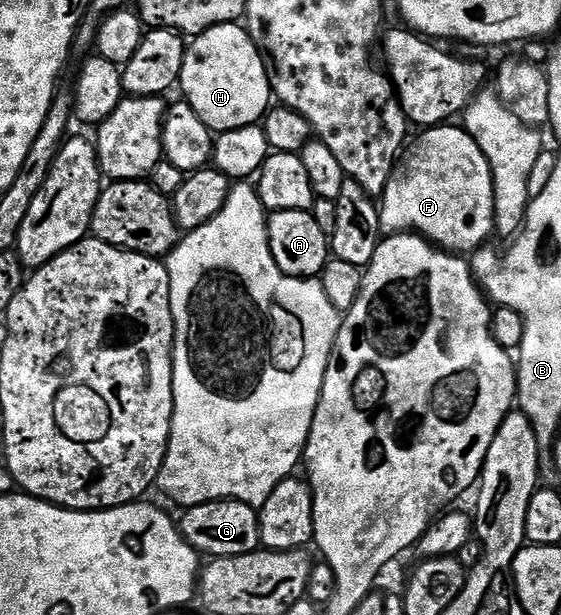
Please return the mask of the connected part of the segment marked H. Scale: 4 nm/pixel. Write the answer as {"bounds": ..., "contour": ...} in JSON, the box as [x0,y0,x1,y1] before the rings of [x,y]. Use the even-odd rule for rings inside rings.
{"bounds":[181,22,272,134],"contour":[[[238,22],[212,26],[189,41],[181,88],[185,103],[215,134],[258,124],[272,104],[266,61],[249,31]]]}

